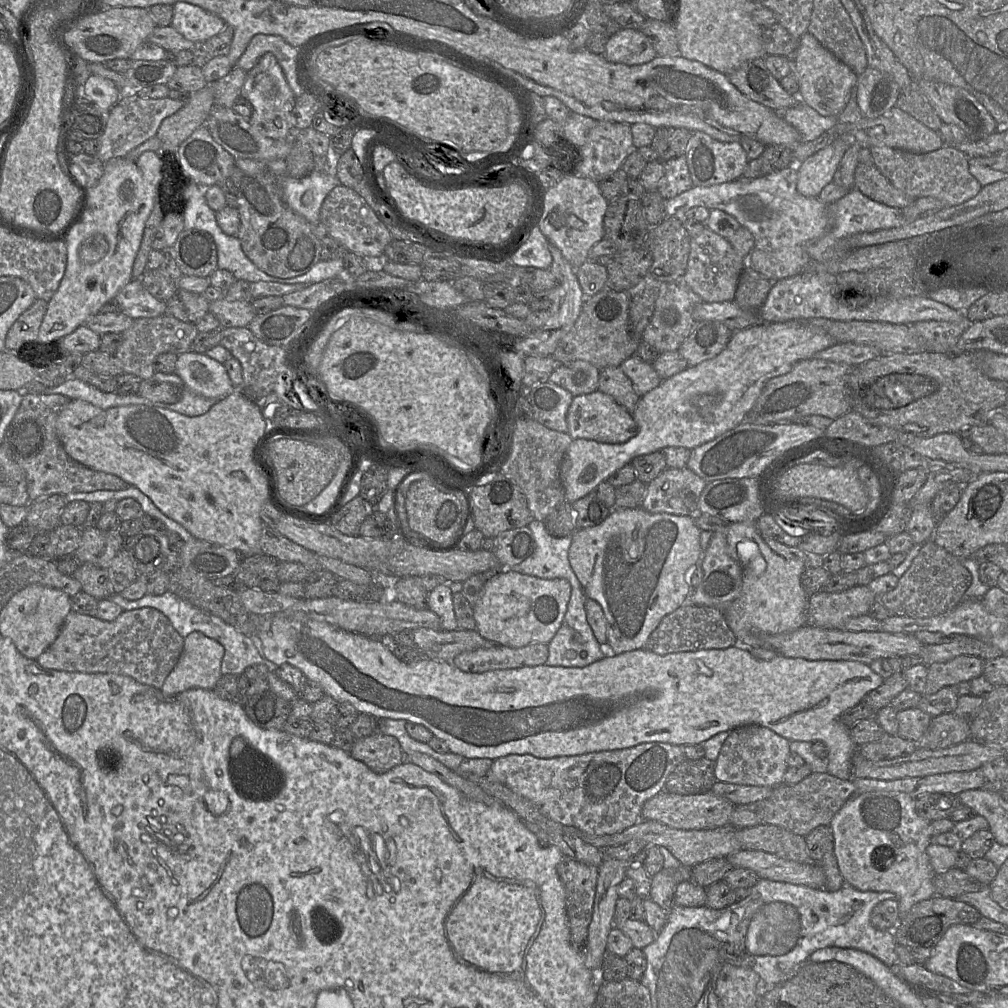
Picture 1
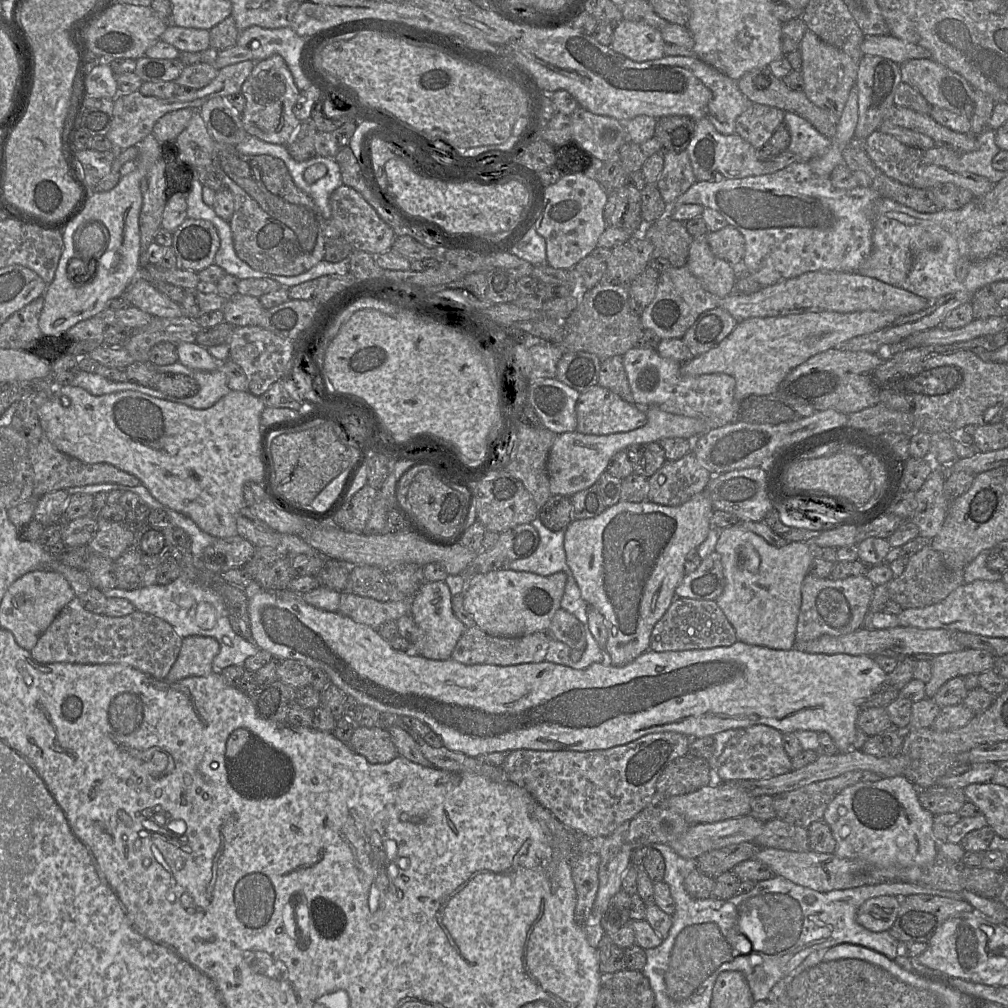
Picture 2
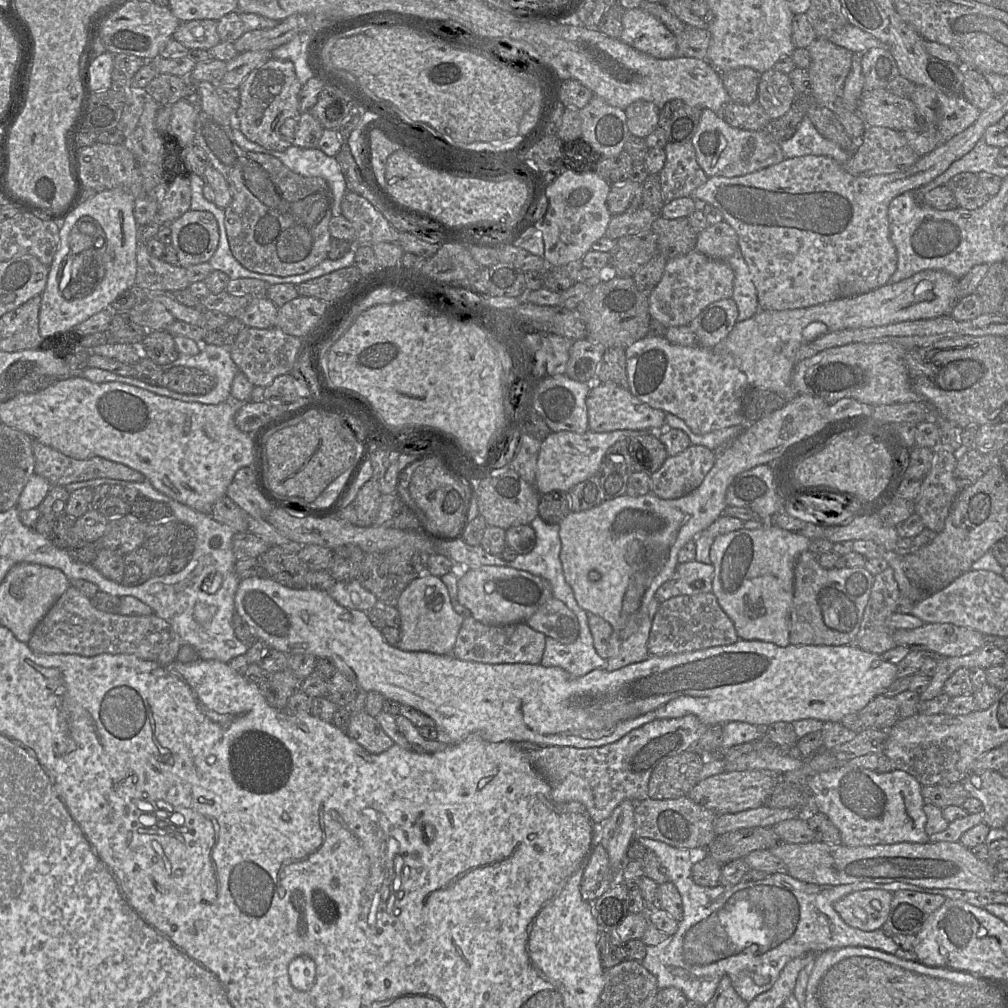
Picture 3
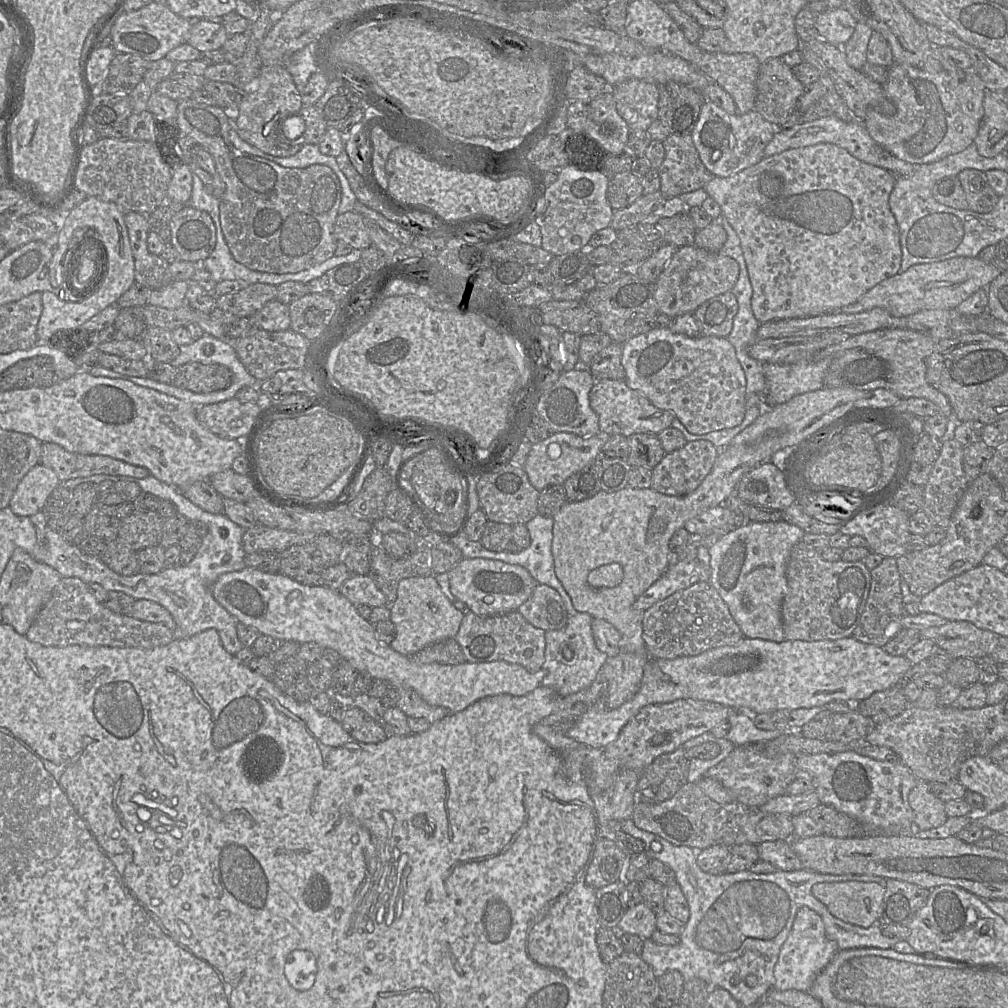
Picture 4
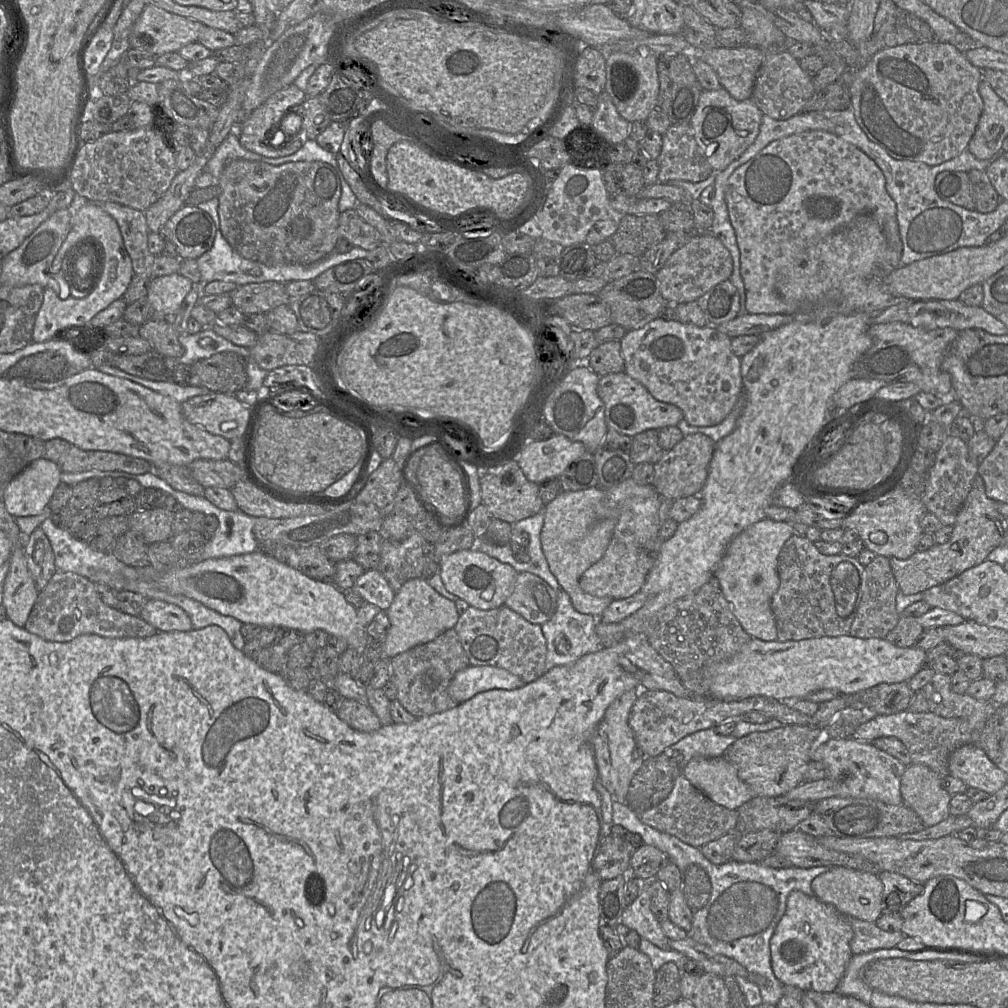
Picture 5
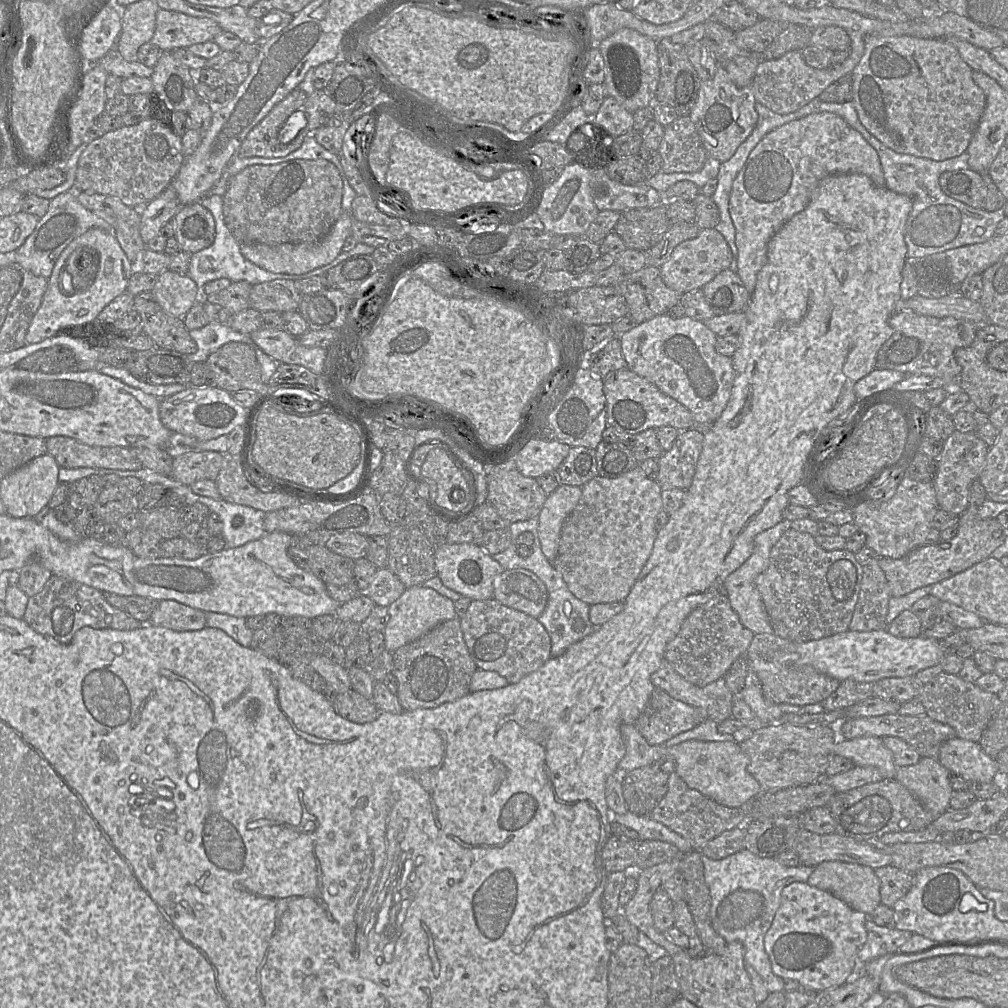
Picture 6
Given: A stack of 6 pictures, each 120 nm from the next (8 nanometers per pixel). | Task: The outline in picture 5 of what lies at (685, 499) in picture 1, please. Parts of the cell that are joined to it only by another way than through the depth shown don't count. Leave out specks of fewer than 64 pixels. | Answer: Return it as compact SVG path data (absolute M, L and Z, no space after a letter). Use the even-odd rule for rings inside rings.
M704 434L684 436L672 449L664 451L662 458L654 464L652 486L664 500L675 500L699 495L709 473L716 443Z

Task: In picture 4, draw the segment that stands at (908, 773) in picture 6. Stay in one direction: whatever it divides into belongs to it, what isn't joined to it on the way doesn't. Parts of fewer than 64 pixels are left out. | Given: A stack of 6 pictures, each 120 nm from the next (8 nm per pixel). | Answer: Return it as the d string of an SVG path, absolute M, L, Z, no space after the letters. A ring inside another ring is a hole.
M918 781L909 793L908 801L914 812L914 822L920 830L937 828L948 819L945 802L930 791L928 782Z

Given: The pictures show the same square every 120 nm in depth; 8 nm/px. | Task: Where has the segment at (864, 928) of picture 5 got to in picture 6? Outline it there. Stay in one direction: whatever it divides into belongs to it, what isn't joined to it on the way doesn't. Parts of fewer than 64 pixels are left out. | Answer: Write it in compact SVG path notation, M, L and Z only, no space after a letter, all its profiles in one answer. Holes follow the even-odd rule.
M869 917L865 927L867 940L858 952L859 966L886 954L899 953L899 948L913 936L910 931L878 926Z

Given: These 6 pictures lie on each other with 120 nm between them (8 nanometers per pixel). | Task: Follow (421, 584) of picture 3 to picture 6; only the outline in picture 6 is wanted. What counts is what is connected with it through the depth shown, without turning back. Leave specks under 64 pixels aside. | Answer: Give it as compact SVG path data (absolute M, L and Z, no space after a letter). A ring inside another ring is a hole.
M422 585L406 588L388 607L389 621L383 631L385 648L395 652L398 648L417 640L440 623L457 617L454 602L433 588Z

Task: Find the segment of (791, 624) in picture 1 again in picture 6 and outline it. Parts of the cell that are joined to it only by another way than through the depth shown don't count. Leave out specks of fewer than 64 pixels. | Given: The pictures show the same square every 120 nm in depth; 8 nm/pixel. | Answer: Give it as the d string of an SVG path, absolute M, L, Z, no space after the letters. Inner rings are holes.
M783 519L775 526L759 533L754 539L754 550L751 556L732 572L723 583L721 593L725 591L731 607L738 615L742 625L754 634L774 633L760 593L755 586L755 578L768 568L770 551L780 537L790 528L790 522L792 521Z

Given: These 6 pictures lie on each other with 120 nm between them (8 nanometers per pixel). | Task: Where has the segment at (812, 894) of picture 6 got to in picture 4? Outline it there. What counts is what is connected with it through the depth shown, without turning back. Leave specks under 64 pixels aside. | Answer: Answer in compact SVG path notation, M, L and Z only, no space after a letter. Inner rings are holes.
M801 907L795 916L791 932L784 942L774 969L773 989L808 992L819 973L839 951L835 941L830 940L821 917L808 907Z

